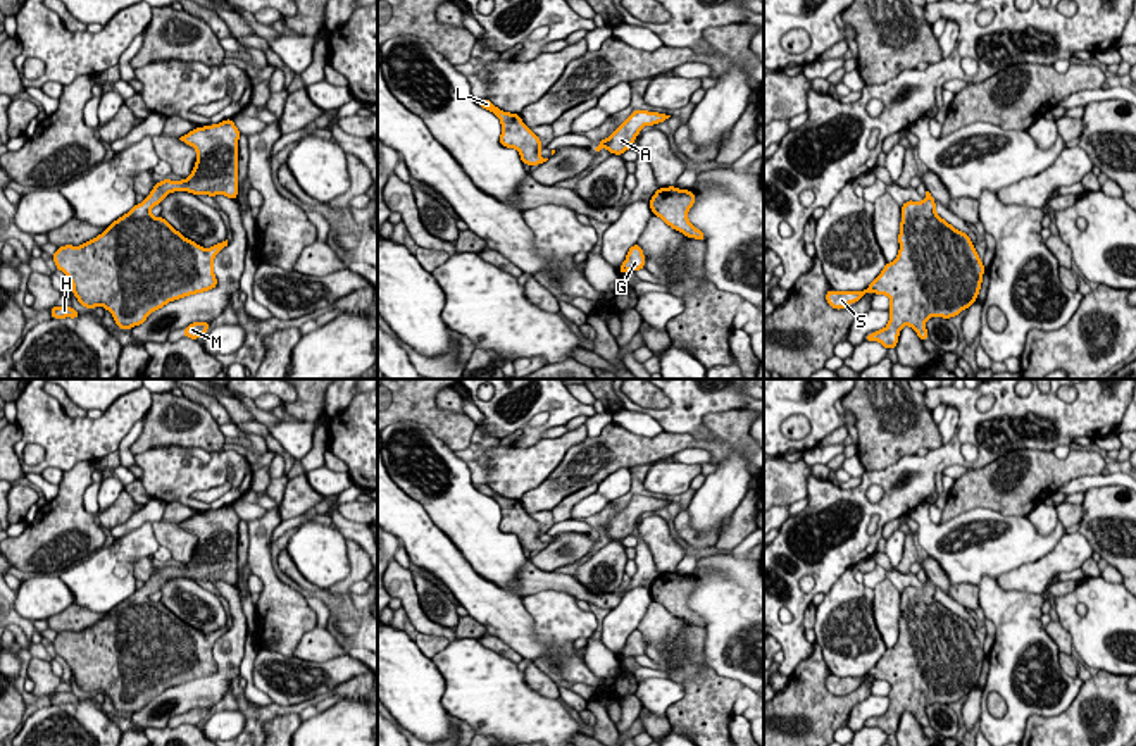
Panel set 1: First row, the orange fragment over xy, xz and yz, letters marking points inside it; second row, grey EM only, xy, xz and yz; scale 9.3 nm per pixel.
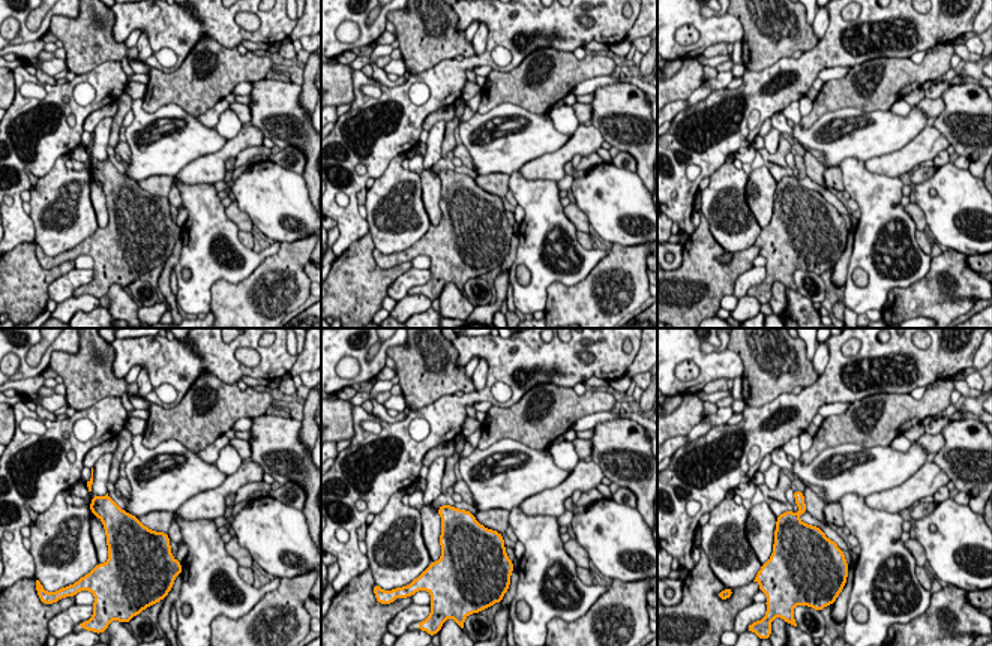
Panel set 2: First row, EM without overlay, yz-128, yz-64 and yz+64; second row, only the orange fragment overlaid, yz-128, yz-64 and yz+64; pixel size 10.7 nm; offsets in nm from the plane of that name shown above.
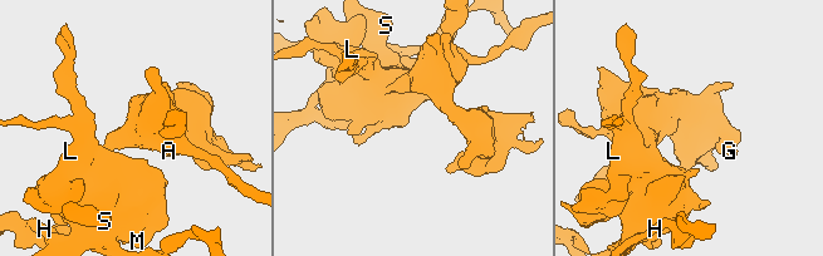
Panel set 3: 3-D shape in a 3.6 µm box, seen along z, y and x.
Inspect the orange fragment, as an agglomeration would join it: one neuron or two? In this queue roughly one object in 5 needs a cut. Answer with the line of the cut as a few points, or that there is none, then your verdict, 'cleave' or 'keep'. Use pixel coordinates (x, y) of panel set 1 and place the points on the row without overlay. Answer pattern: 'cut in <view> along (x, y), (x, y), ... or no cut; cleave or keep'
no cut; keep

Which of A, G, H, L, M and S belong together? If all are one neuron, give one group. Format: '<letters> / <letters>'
A G H L M S

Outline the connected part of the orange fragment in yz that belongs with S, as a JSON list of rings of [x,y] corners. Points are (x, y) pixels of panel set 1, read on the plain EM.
[[[929,577],[922,587],[902,591],[900,636],[881,660],[862,677],[826,679],[829,693],[841,696],[865,679],[886,681],[889,708],[865,722],[886,736],[896,734],[903,712],[910,712],[926,727],[926,706],[950,705],[967,696],[981,677],[984,650],[971,624],[936,600]]]

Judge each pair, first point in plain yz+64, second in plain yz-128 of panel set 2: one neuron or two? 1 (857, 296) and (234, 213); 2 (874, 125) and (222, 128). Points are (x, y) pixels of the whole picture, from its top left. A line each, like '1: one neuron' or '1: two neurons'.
1: two neurons
2: two neurons

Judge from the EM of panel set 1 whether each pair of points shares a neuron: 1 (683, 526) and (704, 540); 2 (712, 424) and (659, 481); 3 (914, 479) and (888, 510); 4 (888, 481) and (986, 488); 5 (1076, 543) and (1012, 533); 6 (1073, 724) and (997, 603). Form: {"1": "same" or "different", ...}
{"1": "same", "2": "different", "3": "same", "4": "different", "5": "different", "6": "different"}

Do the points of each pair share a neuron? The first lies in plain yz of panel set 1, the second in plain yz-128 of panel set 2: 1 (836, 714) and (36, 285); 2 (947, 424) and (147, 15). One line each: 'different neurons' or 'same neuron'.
1: same neuron
2: different neurons

